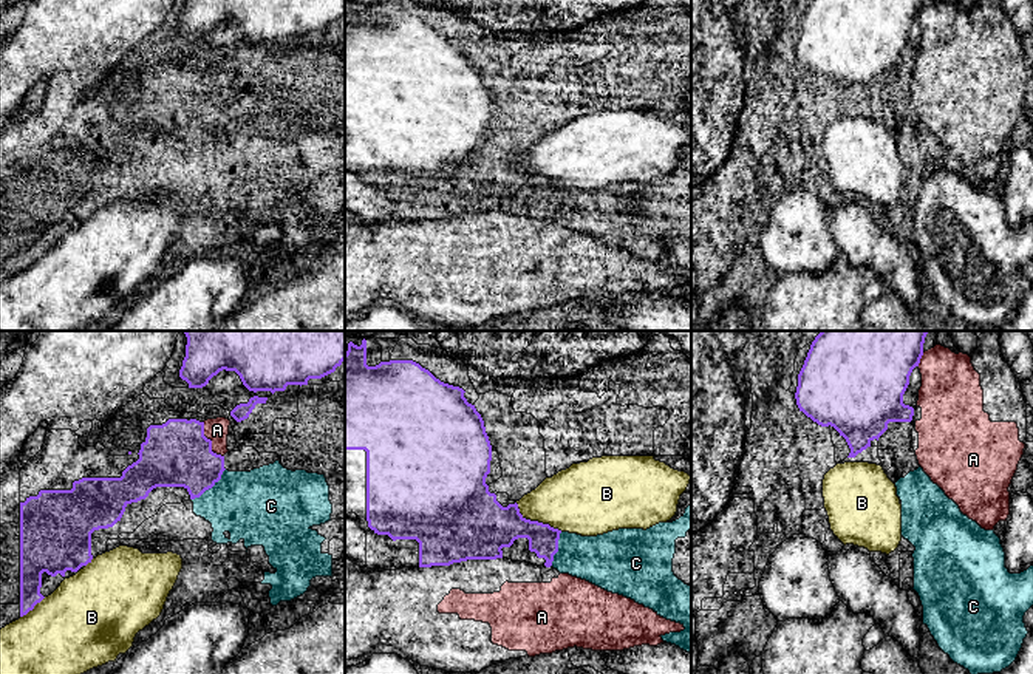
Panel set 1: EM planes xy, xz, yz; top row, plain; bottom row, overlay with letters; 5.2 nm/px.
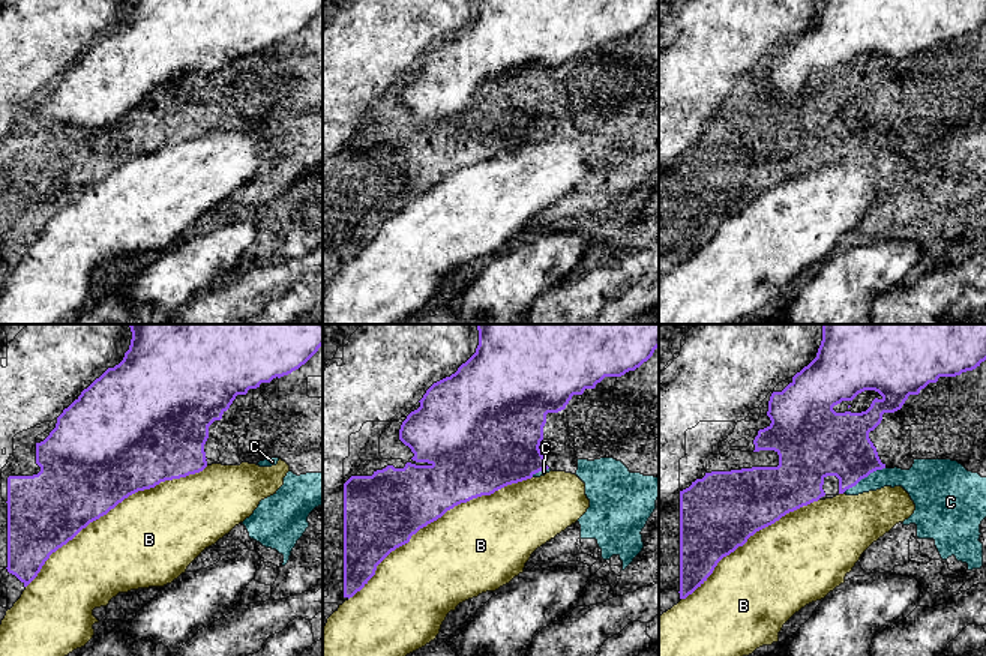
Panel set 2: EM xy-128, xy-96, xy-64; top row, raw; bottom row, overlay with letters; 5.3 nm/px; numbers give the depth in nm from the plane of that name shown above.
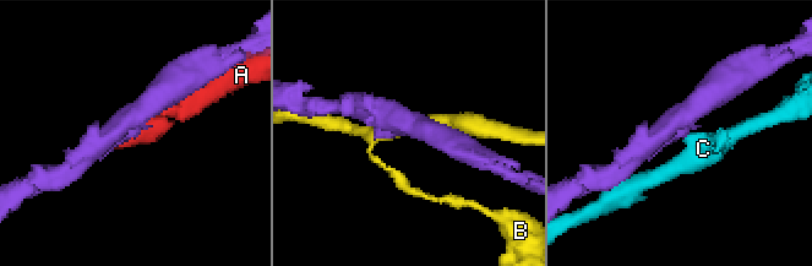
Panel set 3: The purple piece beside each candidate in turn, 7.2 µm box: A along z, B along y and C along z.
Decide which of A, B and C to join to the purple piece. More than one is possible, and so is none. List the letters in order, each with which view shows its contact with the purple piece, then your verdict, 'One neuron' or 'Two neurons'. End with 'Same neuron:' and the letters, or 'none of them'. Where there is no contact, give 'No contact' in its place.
A: Touches purple in xy. Two neurons
B: Touches purple in xz. Two neurons
C: Touches purple in xy. Two neurons
Same neuron: none of them

